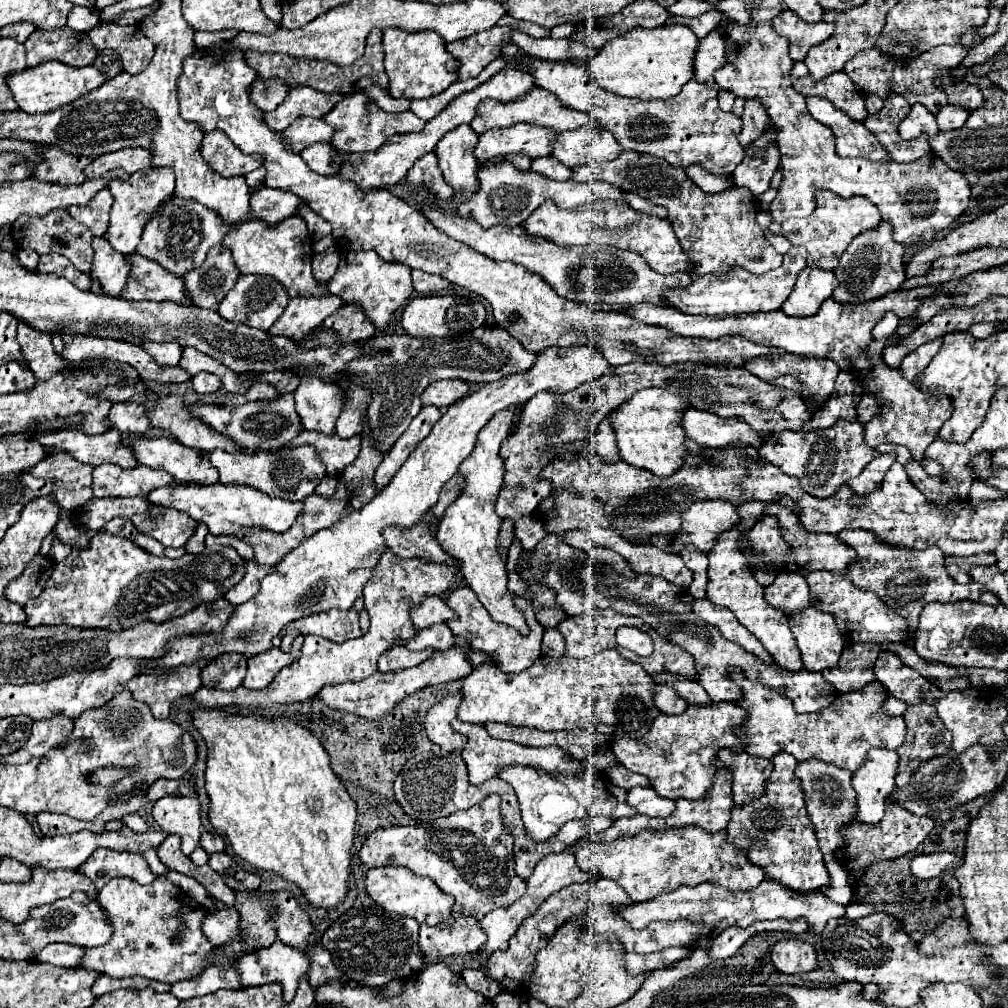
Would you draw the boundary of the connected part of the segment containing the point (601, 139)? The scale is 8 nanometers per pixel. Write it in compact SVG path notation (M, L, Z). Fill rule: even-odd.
M592 122L582 128L562 132L554 142L552 156L574 168L586 162L610 162L618 158L620 152L622 146L618 140L614 140L608 130L602 130Z

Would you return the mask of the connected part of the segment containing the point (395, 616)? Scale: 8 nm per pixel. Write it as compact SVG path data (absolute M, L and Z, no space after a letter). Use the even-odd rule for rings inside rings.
M386 550L376 568L372 570L372 578L364 586L364 610L370 616L370 630L368 634L346 640L342 644L324 640L320 636L304 636L302 650L298 658L284 666L276 674L276 678L270 682L270 686L262 690L250 690L244 686L238 686L236 690L214 690L214 688L200 688L196 692L196 702L200 706L246 706L246 708L260 708L270 706L276 702L302 702L306 698L316 696L324 686L328 684L342 684L348 680L362 680L366 676L372 676L378 670L378 658L388 652L394 644L410 642L416 636L416 628L410 618L410 610L422 604L428 596L444 596L448 594L458 580L458 568L450 564L438 564L424 558L400 558Z

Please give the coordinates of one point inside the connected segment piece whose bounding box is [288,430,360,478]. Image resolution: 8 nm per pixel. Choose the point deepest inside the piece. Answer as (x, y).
(336, 453)

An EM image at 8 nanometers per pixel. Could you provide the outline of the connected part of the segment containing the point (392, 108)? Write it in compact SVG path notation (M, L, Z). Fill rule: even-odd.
M368 86L366 90L364 90L364 94L380 108L380 110L384 110L384 112L404 112L404 110L408 110L410 106L410 100L406 100L406 98L402 98L402 100L394 100L390 94L386 94L384 92L384 88L380 88L380 86Z

